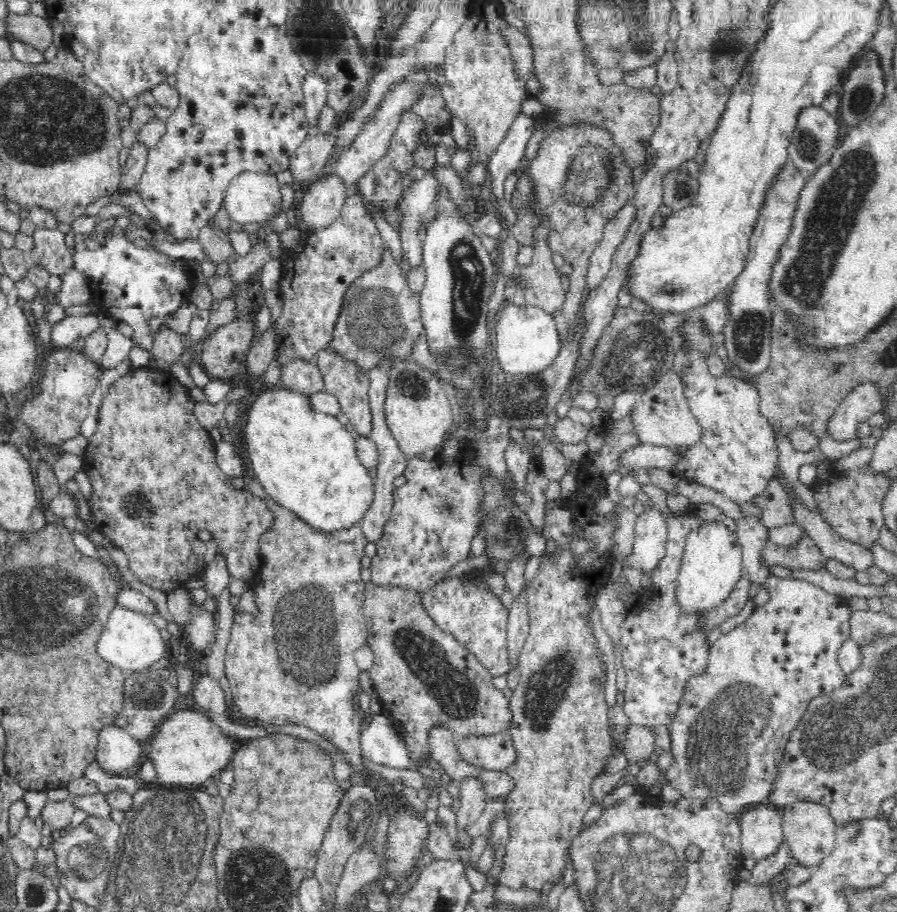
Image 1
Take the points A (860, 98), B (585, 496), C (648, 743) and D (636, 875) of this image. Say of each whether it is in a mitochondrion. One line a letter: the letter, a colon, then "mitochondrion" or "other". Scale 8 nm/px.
A: mitochondrion
B: other
C: other
D: mitochondrion

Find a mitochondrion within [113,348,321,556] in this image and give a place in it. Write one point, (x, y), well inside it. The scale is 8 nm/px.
(136, 508)

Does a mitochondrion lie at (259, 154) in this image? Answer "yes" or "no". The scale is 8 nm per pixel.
no

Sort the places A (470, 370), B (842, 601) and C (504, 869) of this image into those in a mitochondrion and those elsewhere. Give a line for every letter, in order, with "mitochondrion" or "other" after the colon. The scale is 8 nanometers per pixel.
A: mitochondrion
B: other
C: other

